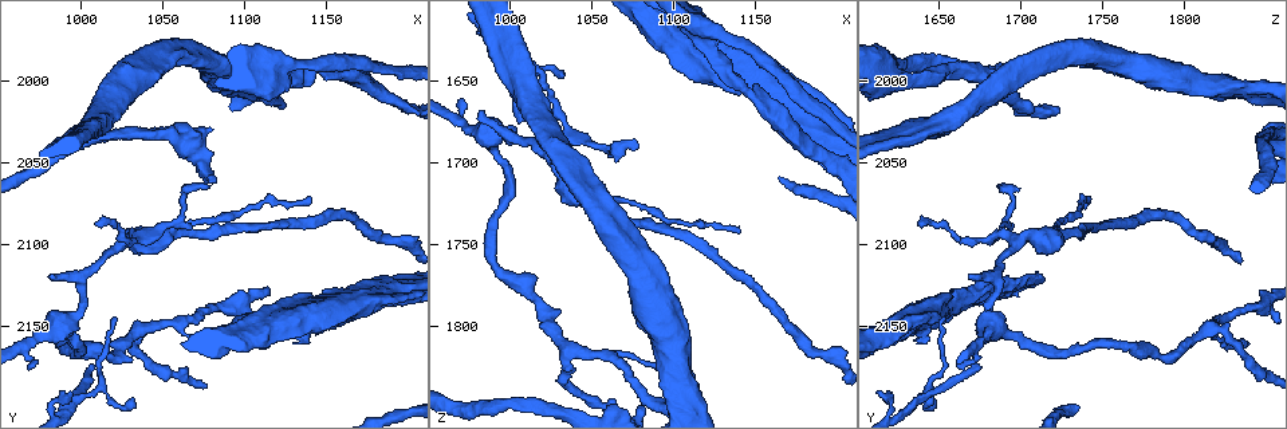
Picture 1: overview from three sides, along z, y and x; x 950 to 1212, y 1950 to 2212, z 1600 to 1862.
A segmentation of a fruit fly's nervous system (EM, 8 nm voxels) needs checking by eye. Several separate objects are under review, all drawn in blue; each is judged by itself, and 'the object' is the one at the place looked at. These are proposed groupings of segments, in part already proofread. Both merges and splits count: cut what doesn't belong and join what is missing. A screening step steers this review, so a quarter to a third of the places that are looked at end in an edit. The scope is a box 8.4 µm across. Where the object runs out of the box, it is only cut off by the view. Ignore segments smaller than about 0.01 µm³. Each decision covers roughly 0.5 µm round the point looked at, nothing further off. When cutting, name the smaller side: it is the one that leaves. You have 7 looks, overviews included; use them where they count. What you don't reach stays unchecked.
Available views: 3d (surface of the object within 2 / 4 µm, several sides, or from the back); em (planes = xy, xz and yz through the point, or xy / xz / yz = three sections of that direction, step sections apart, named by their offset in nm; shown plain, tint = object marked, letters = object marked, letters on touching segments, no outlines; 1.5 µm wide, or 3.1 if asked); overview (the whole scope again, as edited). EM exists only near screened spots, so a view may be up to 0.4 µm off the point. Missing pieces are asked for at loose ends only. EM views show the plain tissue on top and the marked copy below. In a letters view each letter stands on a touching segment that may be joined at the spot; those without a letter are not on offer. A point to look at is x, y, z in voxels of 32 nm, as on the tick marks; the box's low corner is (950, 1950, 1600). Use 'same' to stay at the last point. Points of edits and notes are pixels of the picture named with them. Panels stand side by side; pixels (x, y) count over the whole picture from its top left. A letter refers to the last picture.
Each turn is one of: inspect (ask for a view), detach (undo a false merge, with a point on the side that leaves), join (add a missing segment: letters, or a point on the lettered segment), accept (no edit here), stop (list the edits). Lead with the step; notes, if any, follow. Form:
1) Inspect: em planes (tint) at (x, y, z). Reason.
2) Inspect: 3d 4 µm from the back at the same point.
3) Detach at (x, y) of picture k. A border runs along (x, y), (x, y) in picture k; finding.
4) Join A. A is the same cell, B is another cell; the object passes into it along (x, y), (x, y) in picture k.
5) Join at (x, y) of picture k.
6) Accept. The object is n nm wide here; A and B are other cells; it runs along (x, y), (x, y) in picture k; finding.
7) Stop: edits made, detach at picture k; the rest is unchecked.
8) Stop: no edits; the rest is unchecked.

Inspect: em xz step 8 (tint) at (1008, 2174, 1674). Free end.

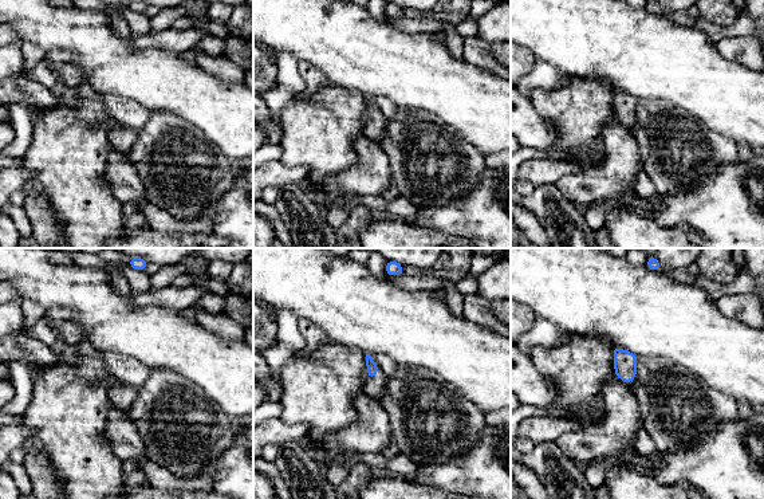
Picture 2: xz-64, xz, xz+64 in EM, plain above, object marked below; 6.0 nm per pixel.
Inspect: em planes (letters) at the same point.

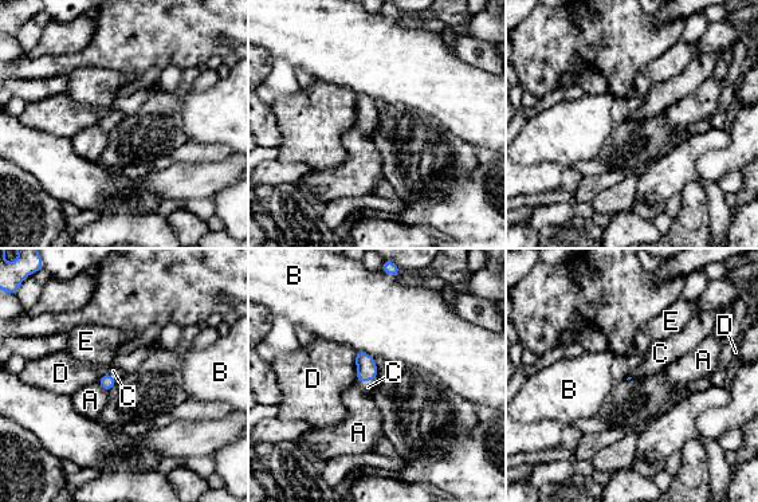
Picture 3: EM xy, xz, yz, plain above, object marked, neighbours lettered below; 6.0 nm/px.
Join C. C is the same cell, A, B, D and E are other cells; the object passes into it along (366, 369), (366, 380), (368, 387) in picture 3; it goes on there.

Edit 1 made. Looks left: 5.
Inspect: 3d 4 µm from the back at (1032, 2098, 1672). Narrows sharply.

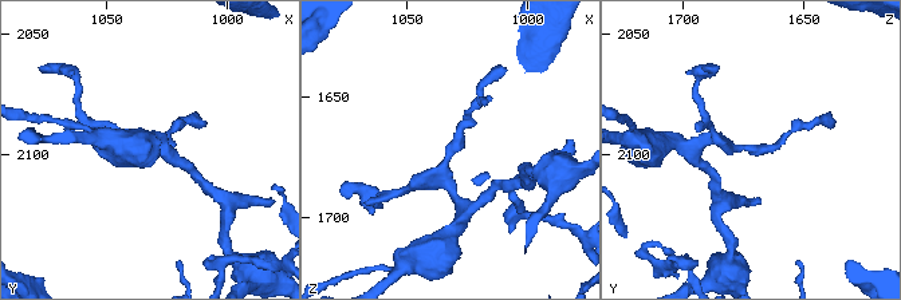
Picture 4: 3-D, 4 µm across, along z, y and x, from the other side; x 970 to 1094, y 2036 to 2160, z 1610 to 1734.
Inspect: em planes (tint) at (1032, 2097, 1673).

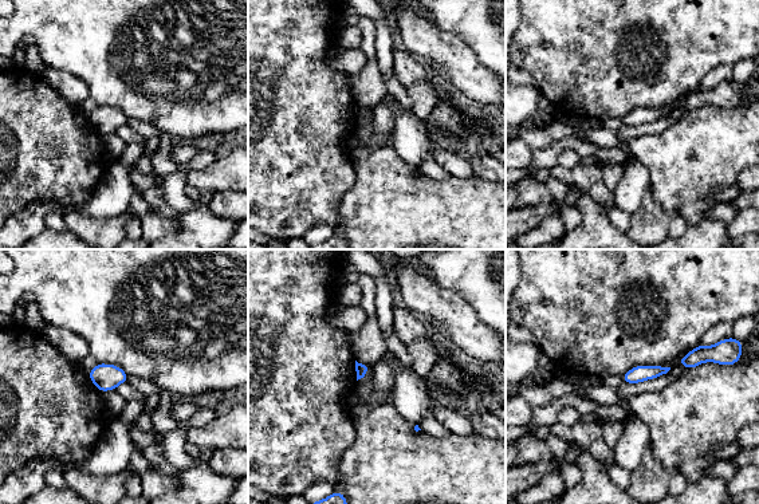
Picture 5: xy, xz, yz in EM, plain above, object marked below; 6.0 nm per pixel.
Inspect: em planes (letters) at the same point.

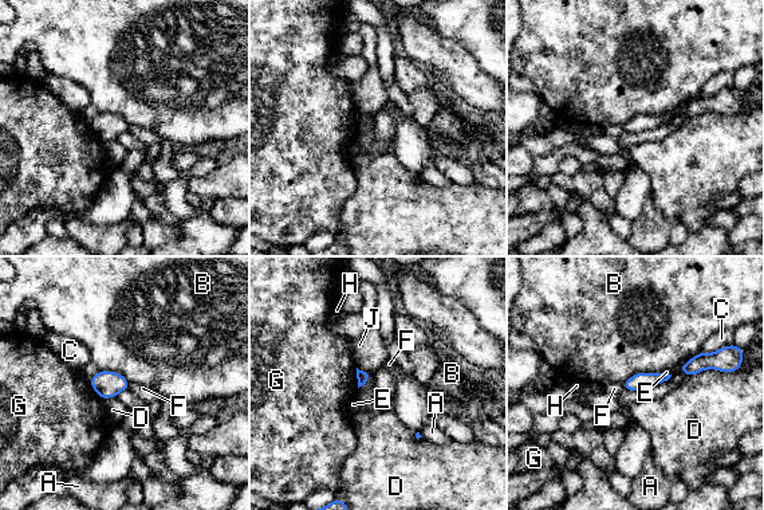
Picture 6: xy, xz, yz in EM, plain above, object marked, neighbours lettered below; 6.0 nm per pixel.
Accept. A, B, C, D, E, F, G, H and J are other cells; a border runs along (665, 372), (637, 372), (622, 381) in picture 6; all the same cell.

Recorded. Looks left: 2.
Inspect: em planes (letters) at (1078, 2066, 1688). An open end.

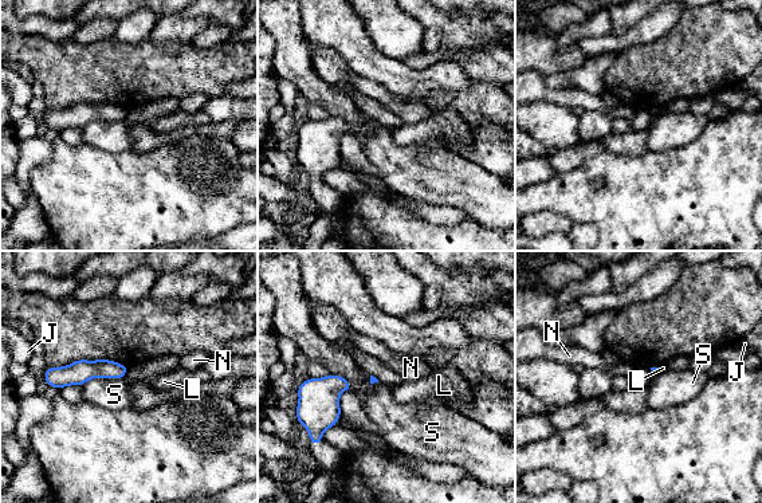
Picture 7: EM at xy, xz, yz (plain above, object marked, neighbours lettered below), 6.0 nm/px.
Accept. J, L, N and S are other cells; a border runs along (122, 377), (91, 377), (83, 385) in picture 7; no lettered segment goes on from it.

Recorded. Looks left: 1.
Stop: edits made, join at picture 3; the rest is unchecked.

